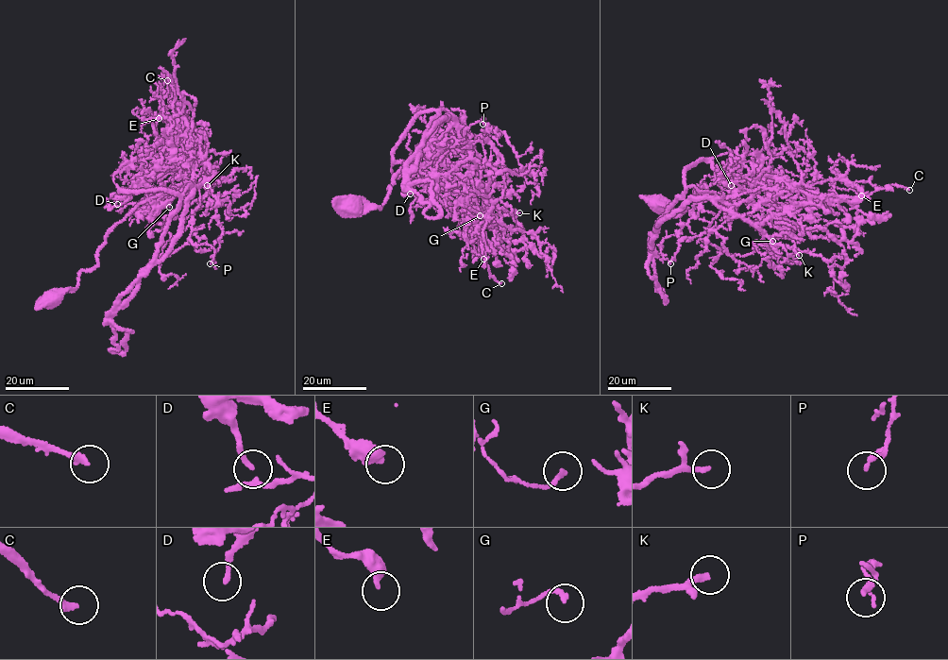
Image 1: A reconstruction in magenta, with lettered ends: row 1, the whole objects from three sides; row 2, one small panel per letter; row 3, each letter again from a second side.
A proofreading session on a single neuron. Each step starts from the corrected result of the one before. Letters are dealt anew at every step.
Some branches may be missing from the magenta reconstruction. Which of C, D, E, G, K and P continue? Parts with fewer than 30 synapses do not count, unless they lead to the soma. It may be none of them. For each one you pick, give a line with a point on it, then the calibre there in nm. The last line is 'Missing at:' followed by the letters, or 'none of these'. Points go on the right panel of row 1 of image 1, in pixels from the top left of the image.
C: (909, 190) | 220 nm
K: (799, 255) | 200 nm
Missing at: C, K

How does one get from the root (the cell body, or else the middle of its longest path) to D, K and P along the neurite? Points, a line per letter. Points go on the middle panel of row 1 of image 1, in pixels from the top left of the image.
D: (352, 206), (358, 201), (365, 200), (381, 207), (396, 175), (433, 140), (412, 170), (406, 193), (410, 194)
K: (352, 206), (365, 200), (381, 207), (404, 165), (453, 125), (481, 165), (467, 204), (480, 213), (519, 212)
P: (352, 206), (381, 207), (392, 179), (424, 146), (457, 124), (470, 143), (464, 129), (482, 124)

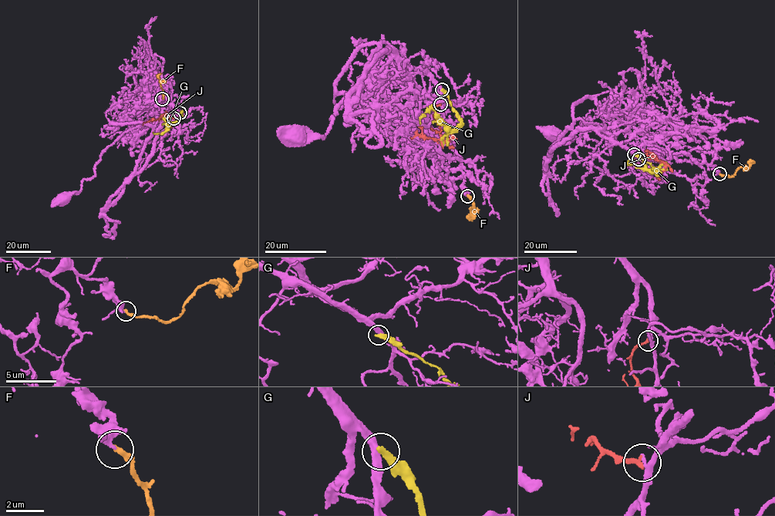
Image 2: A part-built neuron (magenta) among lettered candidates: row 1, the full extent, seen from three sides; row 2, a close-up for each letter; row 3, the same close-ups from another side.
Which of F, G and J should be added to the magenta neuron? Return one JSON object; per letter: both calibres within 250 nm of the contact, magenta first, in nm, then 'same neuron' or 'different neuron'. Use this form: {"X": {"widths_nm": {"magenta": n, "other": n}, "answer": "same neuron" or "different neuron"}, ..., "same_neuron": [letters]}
{"F": {"widths_nm": {"magenta": 280, "other": 300}, "answer": "same neuron"}, "G": {"widths_nm": {"magenta": 400, "other": 400}, "answer": "different neuron"}, "J": {"widths_nm": {"magenta": 260, "other": 240}, "answer": "different neuron"}, "same_neuron": ["F"]}

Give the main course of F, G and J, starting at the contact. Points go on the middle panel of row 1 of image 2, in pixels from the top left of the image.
F: (467, 195), (474, 207), (470, 210), (471, 217), (473, 213)
G: (442, 90), (460, 123), (447, 133), (446, 126), (430, 109), (420, 117), (419, 123)
J: (440, 104), (436, 109), (436, 112), (443, 140), (423, 138), (417, 134), (411, 139)

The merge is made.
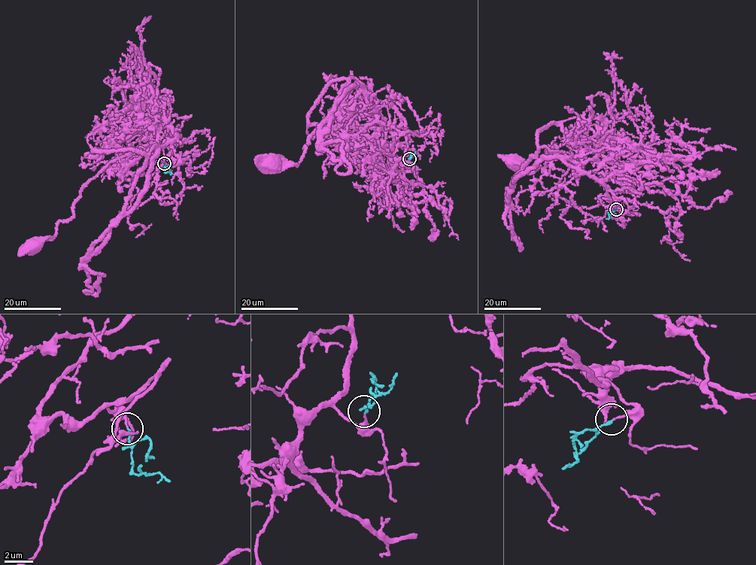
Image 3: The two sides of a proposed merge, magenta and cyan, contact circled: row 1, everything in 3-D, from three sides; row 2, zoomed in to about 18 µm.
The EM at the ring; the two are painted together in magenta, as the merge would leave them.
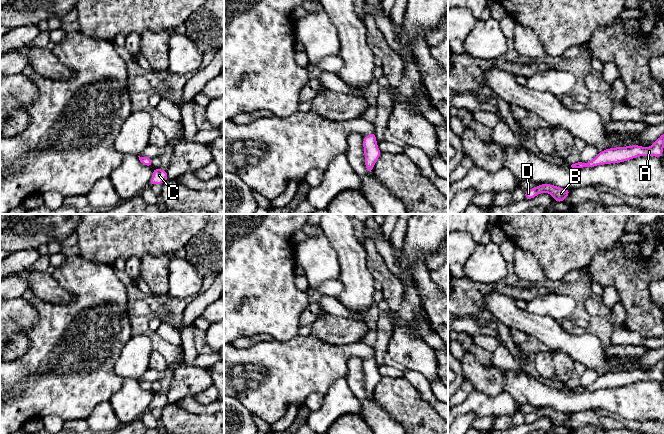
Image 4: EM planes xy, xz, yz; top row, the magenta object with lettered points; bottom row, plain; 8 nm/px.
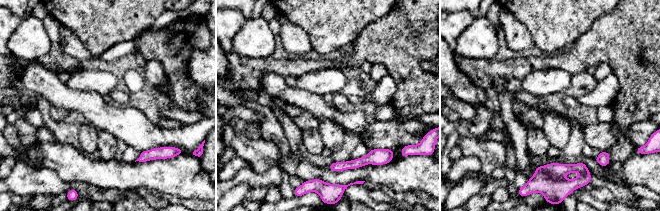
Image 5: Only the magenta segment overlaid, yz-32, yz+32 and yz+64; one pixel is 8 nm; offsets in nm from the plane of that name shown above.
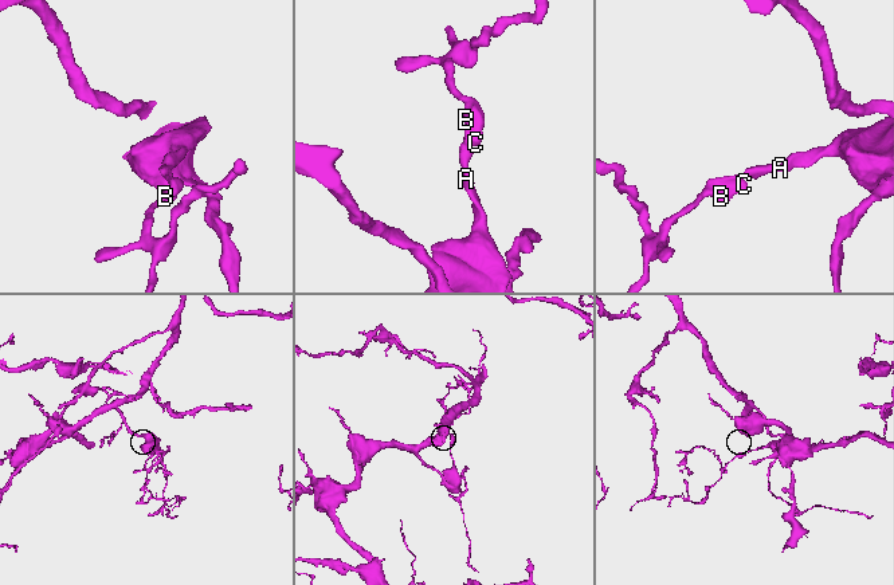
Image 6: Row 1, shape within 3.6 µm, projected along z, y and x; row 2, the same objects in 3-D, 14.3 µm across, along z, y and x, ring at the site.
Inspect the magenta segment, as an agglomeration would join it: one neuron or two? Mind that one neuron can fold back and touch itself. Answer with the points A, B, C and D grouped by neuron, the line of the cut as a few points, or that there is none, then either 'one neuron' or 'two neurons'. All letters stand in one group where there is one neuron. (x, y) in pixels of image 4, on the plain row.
groups A B C D; cut none; one neuron

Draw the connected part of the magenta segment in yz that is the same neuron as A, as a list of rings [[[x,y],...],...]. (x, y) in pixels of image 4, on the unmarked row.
[[[664,358],[661,359],[650,371],[631,369],[615,371],[598,376],[597,380],[587,387],[572,388],[572,392],[594,391],[597,389],[622,387],[640,380],[654,380],[661,382],[664,373]]]

